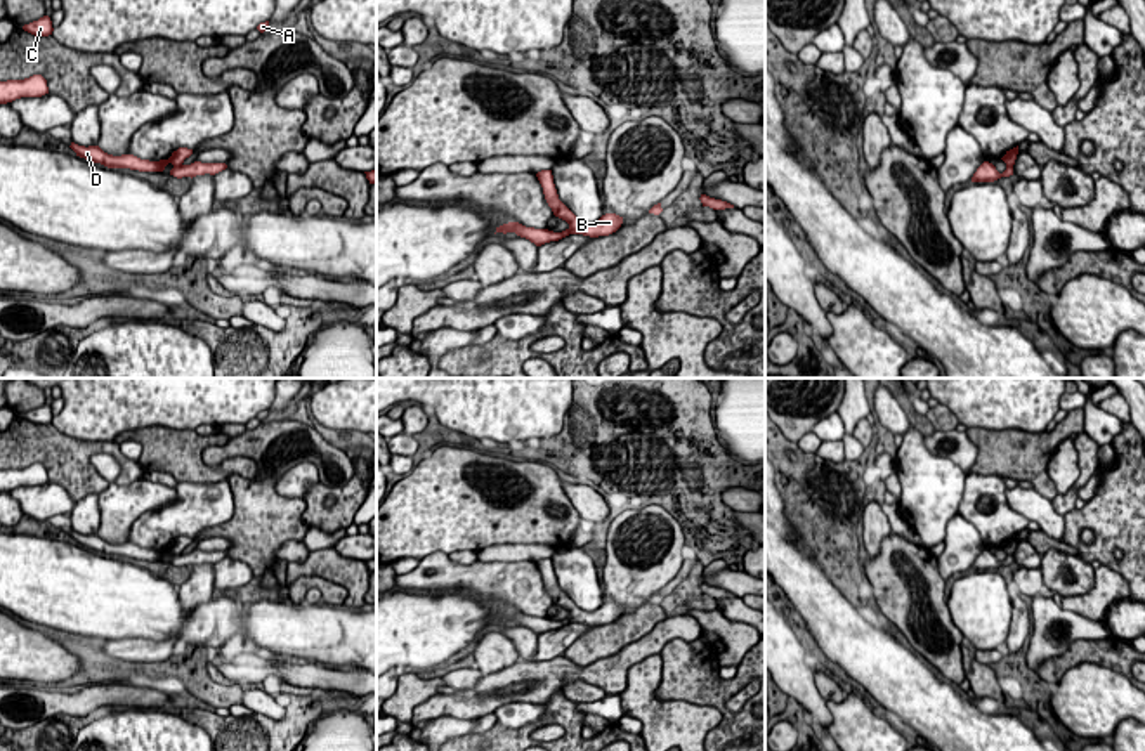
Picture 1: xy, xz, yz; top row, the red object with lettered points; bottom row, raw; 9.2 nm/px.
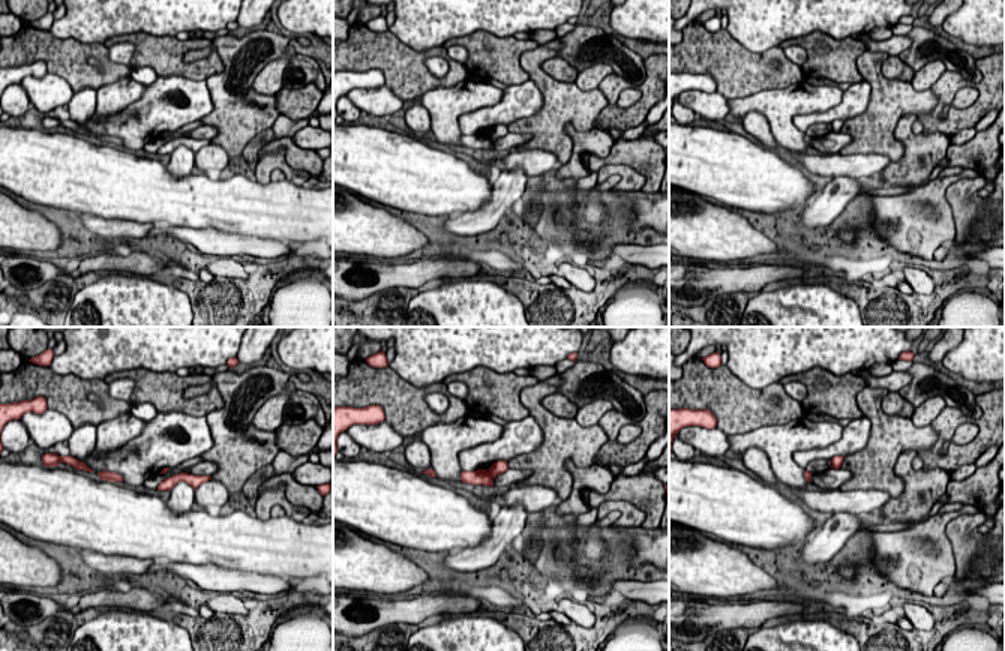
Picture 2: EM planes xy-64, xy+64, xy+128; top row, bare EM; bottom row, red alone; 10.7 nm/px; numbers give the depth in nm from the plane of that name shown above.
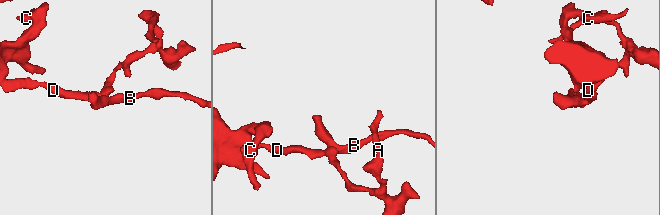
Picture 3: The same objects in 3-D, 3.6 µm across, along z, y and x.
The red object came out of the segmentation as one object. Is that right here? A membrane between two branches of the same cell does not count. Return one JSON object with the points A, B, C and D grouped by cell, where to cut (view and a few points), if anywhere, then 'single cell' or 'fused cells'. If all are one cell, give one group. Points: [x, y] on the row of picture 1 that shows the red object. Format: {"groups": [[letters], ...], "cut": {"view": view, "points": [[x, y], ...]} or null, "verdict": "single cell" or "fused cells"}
{"groups": [["A"], ["B", "C", "D"]], "cut": {"view": "xy", "points": [[181, 163], [174, 167]]}, "verdict": "fused cells"}

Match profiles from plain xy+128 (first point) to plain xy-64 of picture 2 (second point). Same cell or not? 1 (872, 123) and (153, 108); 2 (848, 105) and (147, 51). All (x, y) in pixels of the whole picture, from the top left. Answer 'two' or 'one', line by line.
1: two
2: two

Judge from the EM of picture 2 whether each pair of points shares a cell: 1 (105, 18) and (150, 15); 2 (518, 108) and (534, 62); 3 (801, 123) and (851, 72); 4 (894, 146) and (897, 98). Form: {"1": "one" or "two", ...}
{"1": "one", "2": "two", "3": "two", "4": "one"}

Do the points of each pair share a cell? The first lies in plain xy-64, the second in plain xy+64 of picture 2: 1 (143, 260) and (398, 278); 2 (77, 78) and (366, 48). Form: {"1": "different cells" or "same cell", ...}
{"1": "same cell", "2": "same cell"}

